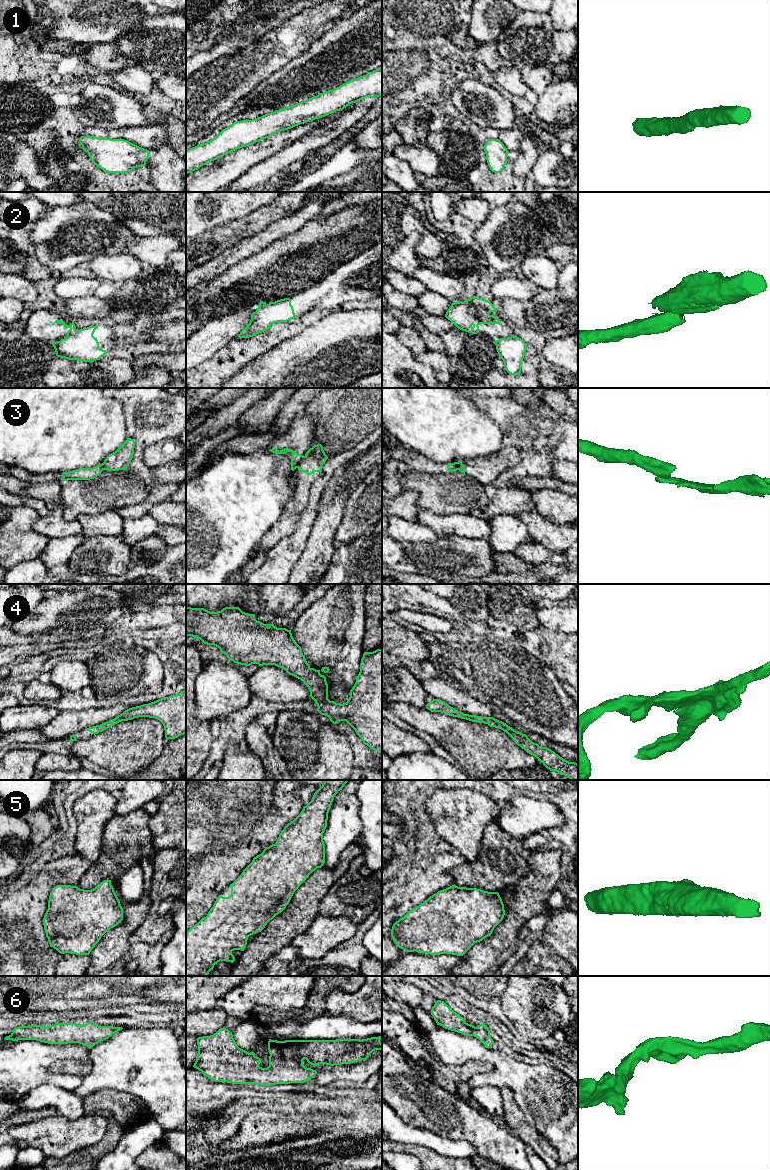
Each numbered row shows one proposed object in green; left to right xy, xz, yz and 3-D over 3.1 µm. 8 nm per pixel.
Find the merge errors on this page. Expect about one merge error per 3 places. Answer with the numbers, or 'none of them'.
2, 3

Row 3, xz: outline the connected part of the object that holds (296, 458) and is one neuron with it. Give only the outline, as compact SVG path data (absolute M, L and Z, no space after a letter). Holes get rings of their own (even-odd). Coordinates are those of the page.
M272 448L270 449L269 451L273 452L273 453L276 453L276 454L285 454L287 452L292 452L292 457L291 457L291 470L294 471L299 462L302 460L302 458L304 457L303 455L301 454L298 454L296 453L295 451L293 451L292 449L288 449L288 448L284 448L282 450L277 450L276 448Z

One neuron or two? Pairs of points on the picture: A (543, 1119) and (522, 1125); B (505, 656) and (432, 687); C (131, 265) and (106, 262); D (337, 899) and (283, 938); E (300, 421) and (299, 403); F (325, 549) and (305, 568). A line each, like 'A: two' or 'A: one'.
A: two
B: two
C: one
D: two
E: two
F: one

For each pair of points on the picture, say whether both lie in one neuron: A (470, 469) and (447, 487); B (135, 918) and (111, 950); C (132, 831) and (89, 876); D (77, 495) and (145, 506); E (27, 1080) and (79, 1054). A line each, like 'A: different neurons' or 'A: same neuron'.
A: different neurons
B: same neuron
C: same neuron
D: different neurons
E: same neuron

